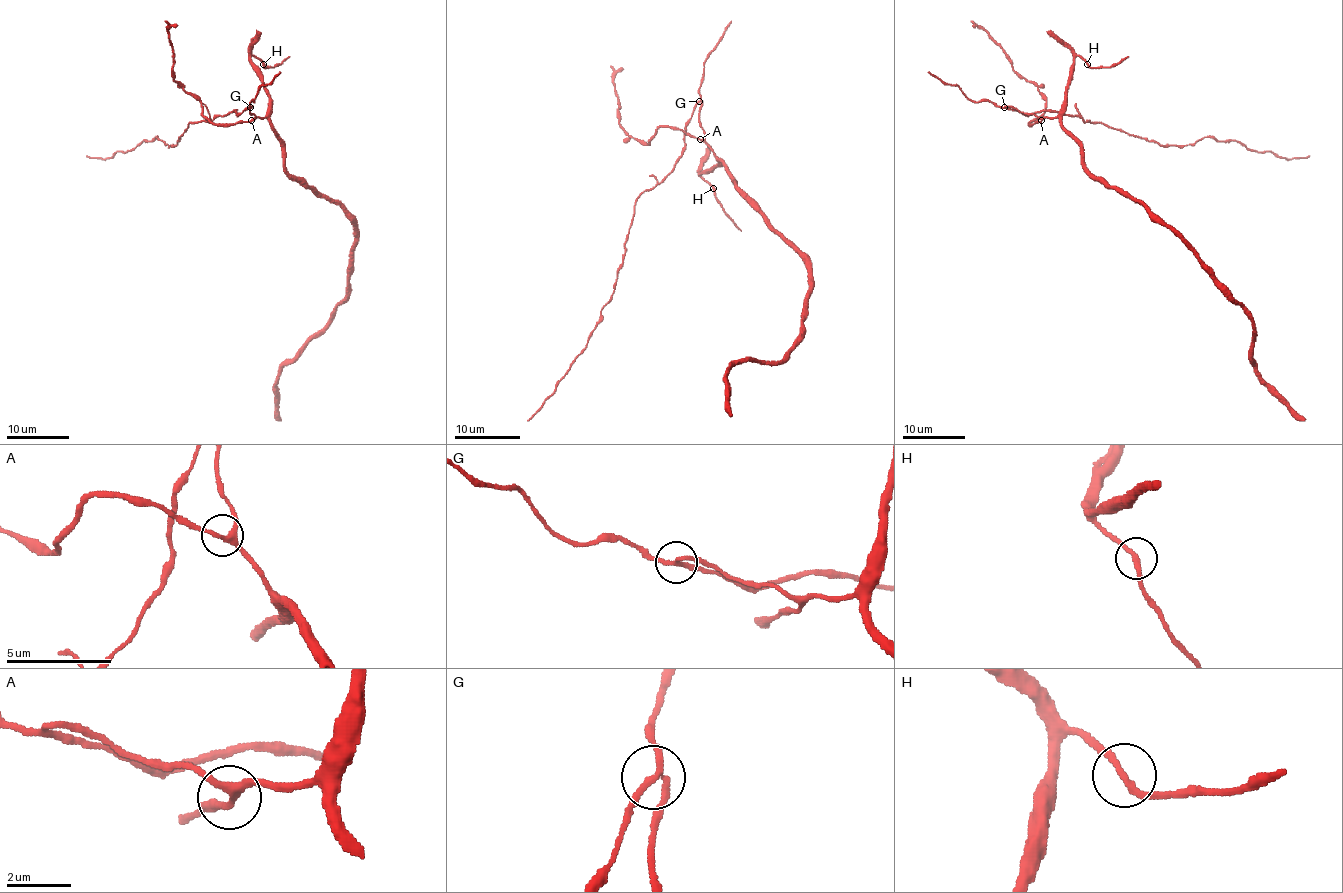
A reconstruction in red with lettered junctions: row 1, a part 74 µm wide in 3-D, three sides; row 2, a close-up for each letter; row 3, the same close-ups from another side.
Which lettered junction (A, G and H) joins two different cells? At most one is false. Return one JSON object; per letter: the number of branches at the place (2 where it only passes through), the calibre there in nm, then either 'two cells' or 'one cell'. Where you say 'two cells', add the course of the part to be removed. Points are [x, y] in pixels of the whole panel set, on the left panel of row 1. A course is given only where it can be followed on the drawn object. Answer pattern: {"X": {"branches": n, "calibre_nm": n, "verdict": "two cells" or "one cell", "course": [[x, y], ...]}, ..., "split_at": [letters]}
{"A": {"branches": 3, "calibre_nm": 240, "verdict": "one cell"}, "G": {"branches": 3, "calibre_nm": 190, "verdict": "two cells", "course": [[249, 107], [212, 120], [190, 121], [175, 145], [156, 137], [111, 157], [86, 156]]}, "H": {"branches": 2, "calibre_nm": 240, "verdict": "one cell"}, "split_at": ["G"]}

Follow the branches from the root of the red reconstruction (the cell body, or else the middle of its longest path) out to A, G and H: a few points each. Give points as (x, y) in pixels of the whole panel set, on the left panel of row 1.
A: (271, 123), (257, 117), (251, 120)
G: (271, 123), (251, 114), (249, 107)
H: (271, 123), (263, 76), (251, 58), (256, 56), (263, 64)

